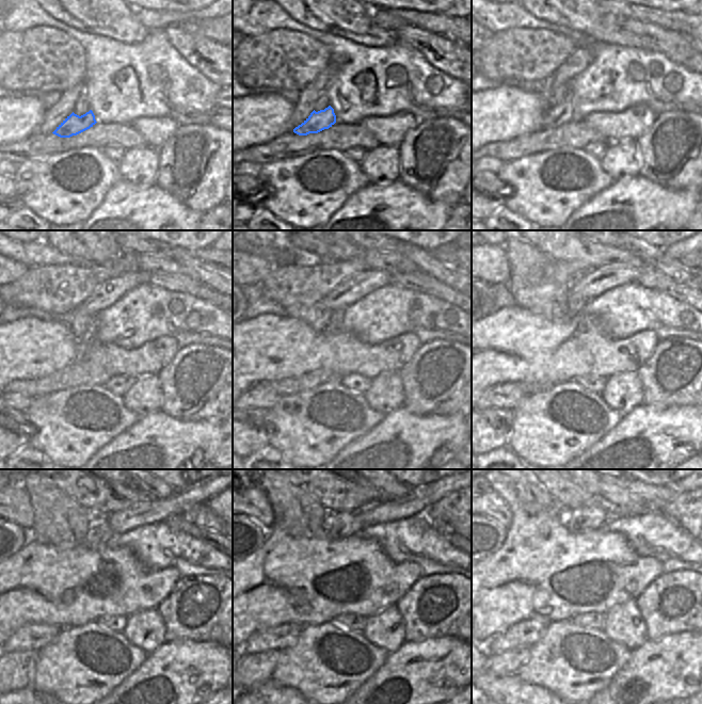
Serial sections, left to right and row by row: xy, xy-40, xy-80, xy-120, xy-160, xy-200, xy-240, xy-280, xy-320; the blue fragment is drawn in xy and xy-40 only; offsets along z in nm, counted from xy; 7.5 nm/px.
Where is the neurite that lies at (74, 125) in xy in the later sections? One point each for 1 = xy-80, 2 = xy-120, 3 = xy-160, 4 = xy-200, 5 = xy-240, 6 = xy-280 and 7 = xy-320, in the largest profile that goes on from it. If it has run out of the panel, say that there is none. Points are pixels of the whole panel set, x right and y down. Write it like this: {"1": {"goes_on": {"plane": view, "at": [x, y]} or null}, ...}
{"1": {"goes_on": {"plane": "xy-80", "at": [556, 115]}}, "2": {"goes_on": {"plane": "xy-120", "at": [89, 338]}}, "3": {"goes_on": {"plane": "xy-160", "at": [335, 323]}}, "4": {"goes_on": {"plane": "xy-200", "at": [575, 303]}}, "5": {"goes_on": {"plane": "xy-240", "at": [99, 533]}}, "6": {"goes_on": {"plane": "xy-280", "at": [344, 524]}}, "7": {"goes_on": {"plane": "xy-320", "at": [592, 516]}}}

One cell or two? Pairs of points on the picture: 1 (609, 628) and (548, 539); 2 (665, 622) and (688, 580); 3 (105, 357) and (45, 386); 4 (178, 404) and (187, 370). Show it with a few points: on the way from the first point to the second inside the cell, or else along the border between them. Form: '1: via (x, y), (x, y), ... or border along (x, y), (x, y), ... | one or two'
1: border along (626, 601), (604, 614) | two
2: via (655, 607), (657, 593), (664, 587), (673, 584) | one
3: border along (84, 361), (99, 365), (113, 374) | two
4: via (187, 396), (187, 379) | one

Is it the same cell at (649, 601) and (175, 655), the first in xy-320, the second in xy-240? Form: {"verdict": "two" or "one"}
{"verdict": "two"}

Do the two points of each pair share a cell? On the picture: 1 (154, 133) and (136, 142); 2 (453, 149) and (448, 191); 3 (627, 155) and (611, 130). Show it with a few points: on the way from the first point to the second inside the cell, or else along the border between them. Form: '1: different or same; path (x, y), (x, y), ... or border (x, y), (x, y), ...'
1: different; border (128, 125), (147, 144)
2: same; path (448, 160), (448, 180)
3: different; border (636, 139), (623, 138), (609, 142)

